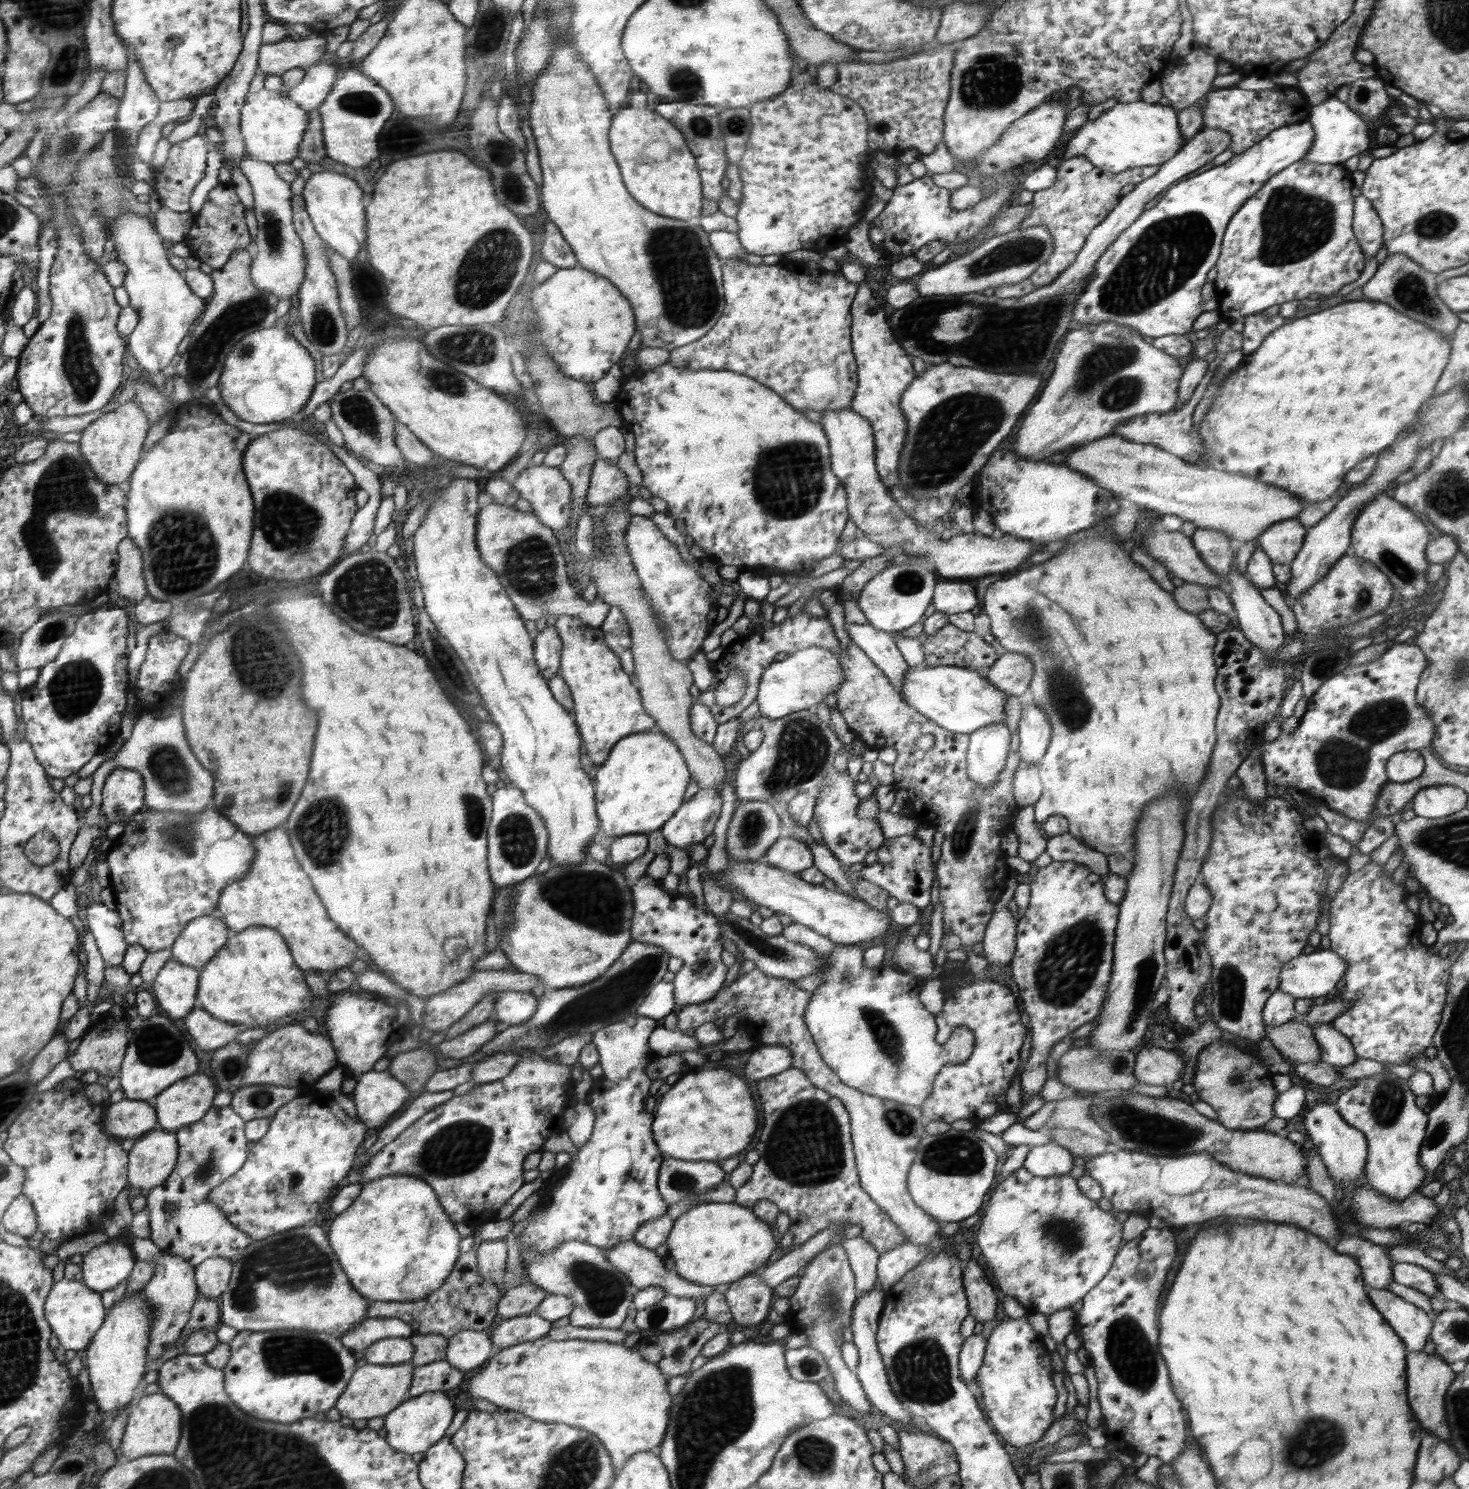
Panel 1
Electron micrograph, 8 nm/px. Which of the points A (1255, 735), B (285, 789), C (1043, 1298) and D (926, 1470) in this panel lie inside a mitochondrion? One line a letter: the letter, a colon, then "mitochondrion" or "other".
A: other
B: mitochondrion
C: other
D: mitochondrion

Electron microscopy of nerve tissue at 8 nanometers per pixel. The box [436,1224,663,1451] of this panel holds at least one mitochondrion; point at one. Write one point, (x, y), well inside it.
(604, 1290)

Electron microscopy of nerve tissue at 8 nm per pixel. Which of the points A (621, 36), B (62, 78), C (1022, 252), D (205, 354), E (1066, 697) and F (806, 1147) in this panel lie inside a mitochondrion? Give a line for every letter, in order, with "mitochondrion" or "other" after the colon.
A: other
B: mitochondrion
C: mitochondrion
D: mitochondrion
E: mitochondrion
F: mitochondrion

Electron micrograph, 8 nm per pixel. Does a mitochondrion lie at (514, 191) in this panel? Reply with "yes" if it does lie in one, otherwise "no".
yes

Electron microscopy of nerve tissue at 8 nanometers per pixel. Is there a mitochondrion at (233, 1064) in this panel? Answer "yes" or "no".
yes

